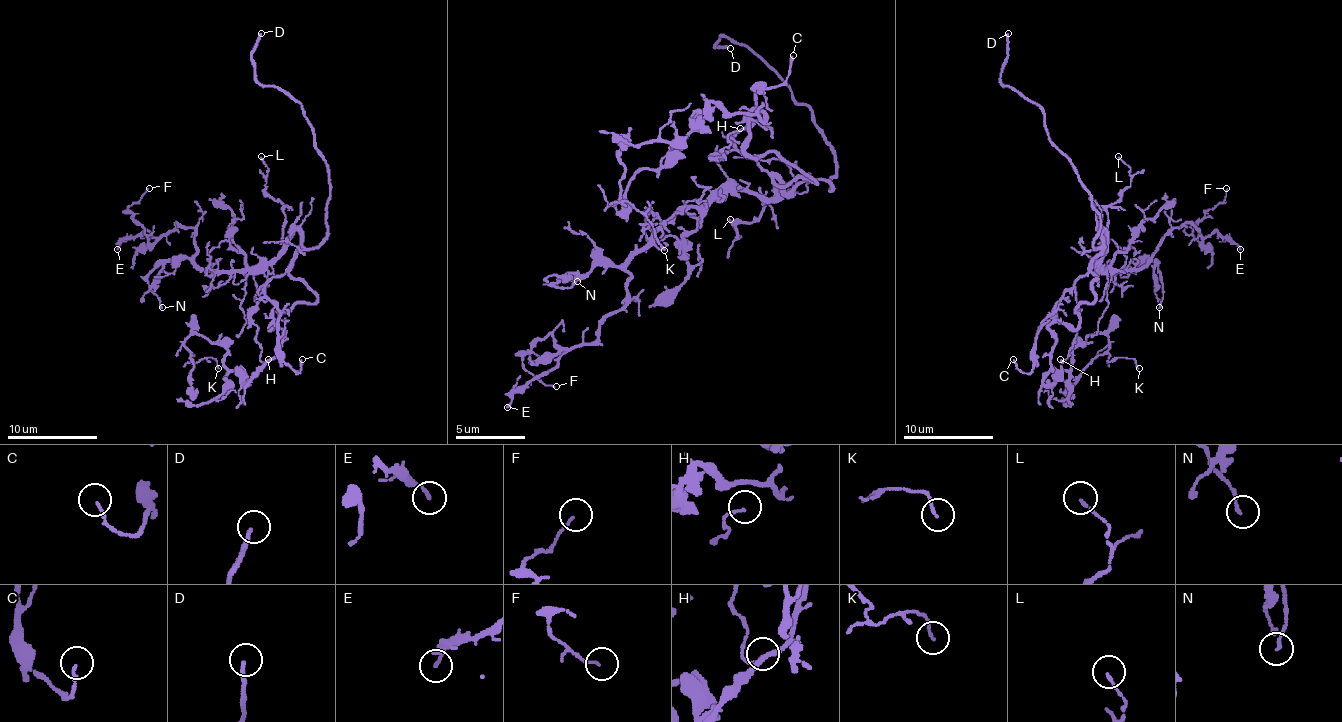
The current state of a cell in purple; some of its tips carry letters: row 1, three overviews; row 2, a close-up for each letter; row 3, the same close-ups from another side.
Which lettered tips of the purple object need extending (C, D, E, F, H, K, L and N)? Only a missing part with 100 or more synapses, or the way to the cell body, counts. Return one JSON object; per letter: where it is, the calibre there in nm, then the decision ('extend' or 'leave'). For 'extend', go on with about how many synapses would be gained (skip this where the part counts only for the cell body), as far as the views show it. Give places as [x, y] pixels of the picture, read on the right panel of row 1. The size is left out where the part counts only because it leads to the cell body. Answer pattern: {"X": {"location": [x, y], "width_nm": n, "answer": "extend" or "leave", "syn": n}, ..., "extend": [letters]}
{"C": {"location": [1013, 359], "width_nm": 130, "answer": "leave"}, "D": {"location": [1008, 33], "width_nm": 180, "answer": "extend"}, "E": {"location": [1240, 249], "width_nm": 140, "answer": "leave"}, "F": {"location": [1226, 188], "width_nm": 90, "answer": "leave"}, "H": {"location": [1060, 359], "width_nm": 70, "answer": "leave"}, "K": {"location": [1139, 368], "width_nm": 120, "answer": "leave"}, "L": {"location": [1118, 156], "width_nm": 110, "answer": "leave"}, "N": {"location": [1159, 307], "width_nm": 140, "answer": "leave"}, "extend": ["D"]}

